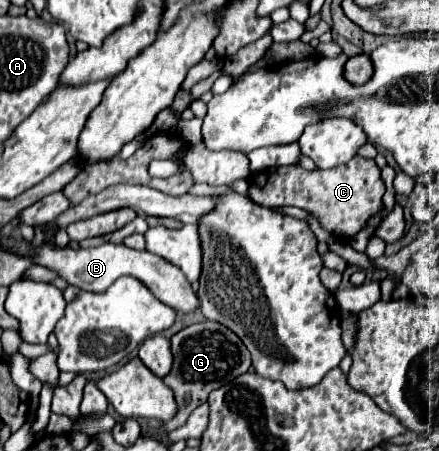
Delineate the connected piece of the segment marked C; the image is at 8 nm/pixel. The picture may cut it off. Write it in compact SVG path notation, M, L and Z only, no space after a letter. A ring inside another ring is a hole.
M359 156L331 170L305 170L301 166L267 168L253 176L253 184L249 190L249 198L265 208L297 206L313 212L321 220L323 228L327 228L333 236L341 240L349 240L375 212L379 212L383 194L385 184L381 180L381 168L375 164L375 160Z

